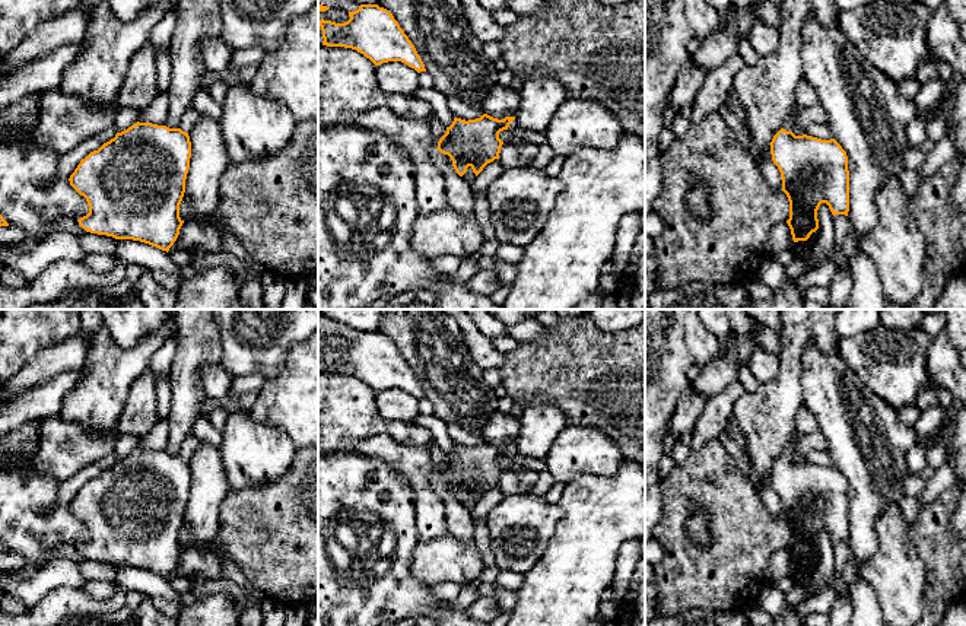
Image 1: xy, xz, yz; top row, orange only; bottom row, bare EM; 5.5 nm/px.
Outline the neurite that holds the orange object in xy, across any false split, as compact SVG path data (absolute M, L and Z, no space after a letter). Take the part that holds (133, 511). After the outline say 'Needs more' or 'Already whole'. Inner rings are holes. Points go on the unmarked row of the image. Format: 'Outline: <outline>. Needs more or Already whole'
Outline: M188 436L178 455L137 448L82 486L69 505L89 533L79 552L168 579L184 550L179 531L191 484L188 460L198 442Z. Needs more

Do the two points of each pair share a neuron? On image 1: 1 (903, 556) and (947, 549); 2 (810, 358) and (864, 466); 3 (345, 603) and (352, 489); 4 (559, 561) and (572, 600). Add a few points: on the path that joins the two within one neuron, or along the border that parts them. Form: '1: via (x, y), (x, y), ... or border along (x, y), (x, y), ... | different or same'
1: border along (909, 526), (909, 534), (925, 566), (927, 587) | different
2: via (828, 384), (849, 415), (854, 439) | same
3: via (371, 580), (393, 521), (385, 514) | same
4: via (566, 571), (566, 590) | same

